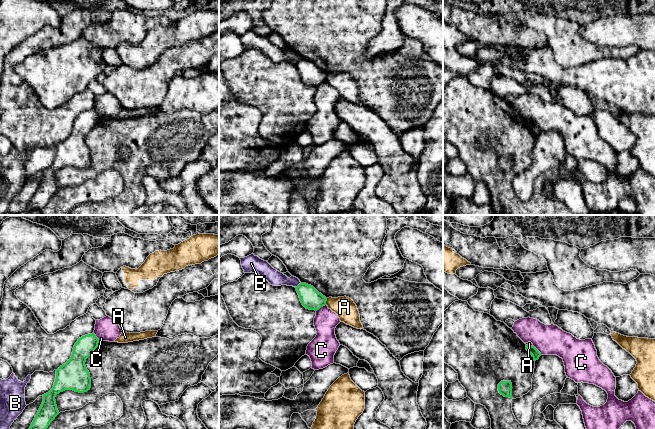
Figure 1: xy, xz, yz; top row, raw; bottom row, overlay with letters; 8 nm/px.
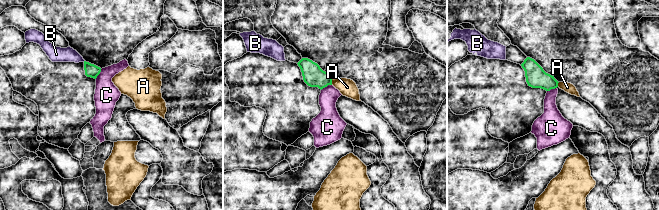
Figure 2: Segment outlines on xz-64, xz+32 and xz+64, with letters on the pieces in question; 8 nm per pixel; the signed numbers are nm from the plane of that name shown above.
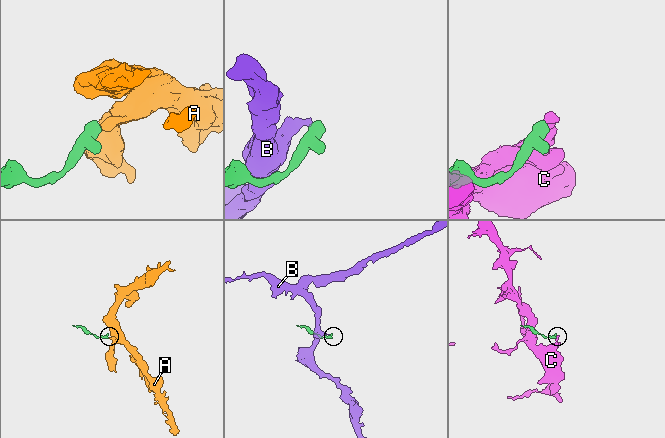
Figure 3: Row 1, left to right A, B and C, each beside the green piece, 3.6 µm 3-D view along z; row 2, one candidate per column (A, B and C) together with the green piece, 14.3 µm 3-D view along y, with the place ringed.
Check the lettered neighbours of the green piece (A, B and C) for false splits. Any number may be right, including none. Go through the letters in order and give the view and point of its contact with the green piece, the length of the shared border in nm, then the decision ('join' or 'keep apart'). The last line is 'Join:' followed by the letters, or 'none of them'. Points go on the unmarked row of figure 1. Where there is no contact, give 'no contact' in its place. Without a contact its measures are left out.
A: meets green in xz at (326, 76); contact 60 nm long; keep apart
B: meets green in xz at (298, 61); contact 60 nm long; keep apart
C: meets green in xz at (320, 83); contact 100 nm long; keep apart
Join: none of them

